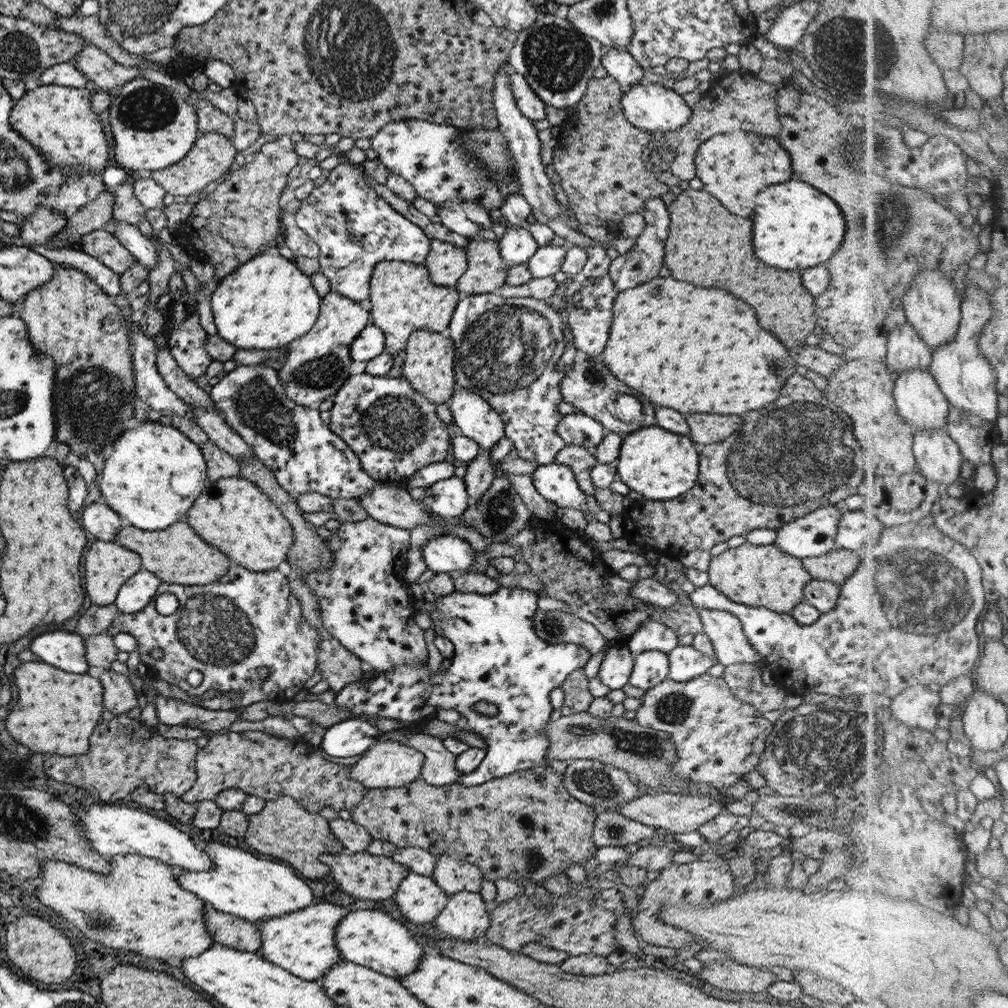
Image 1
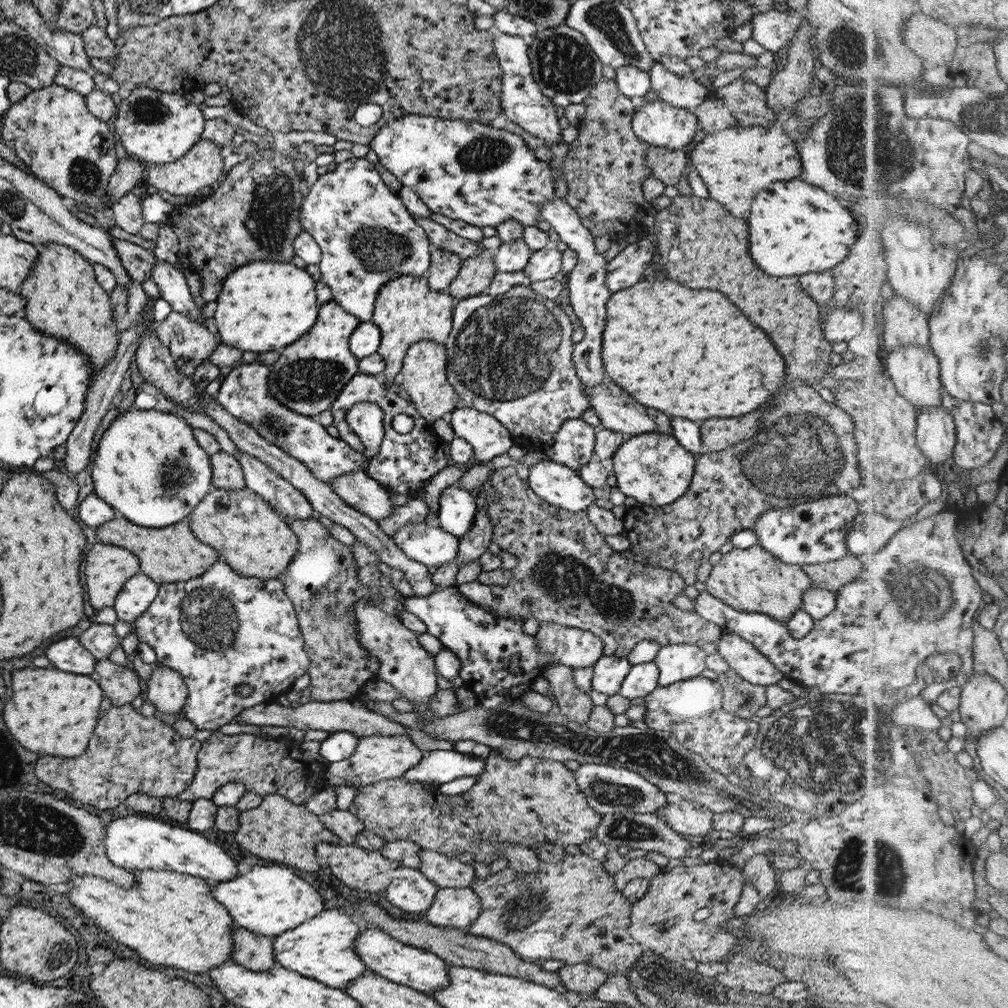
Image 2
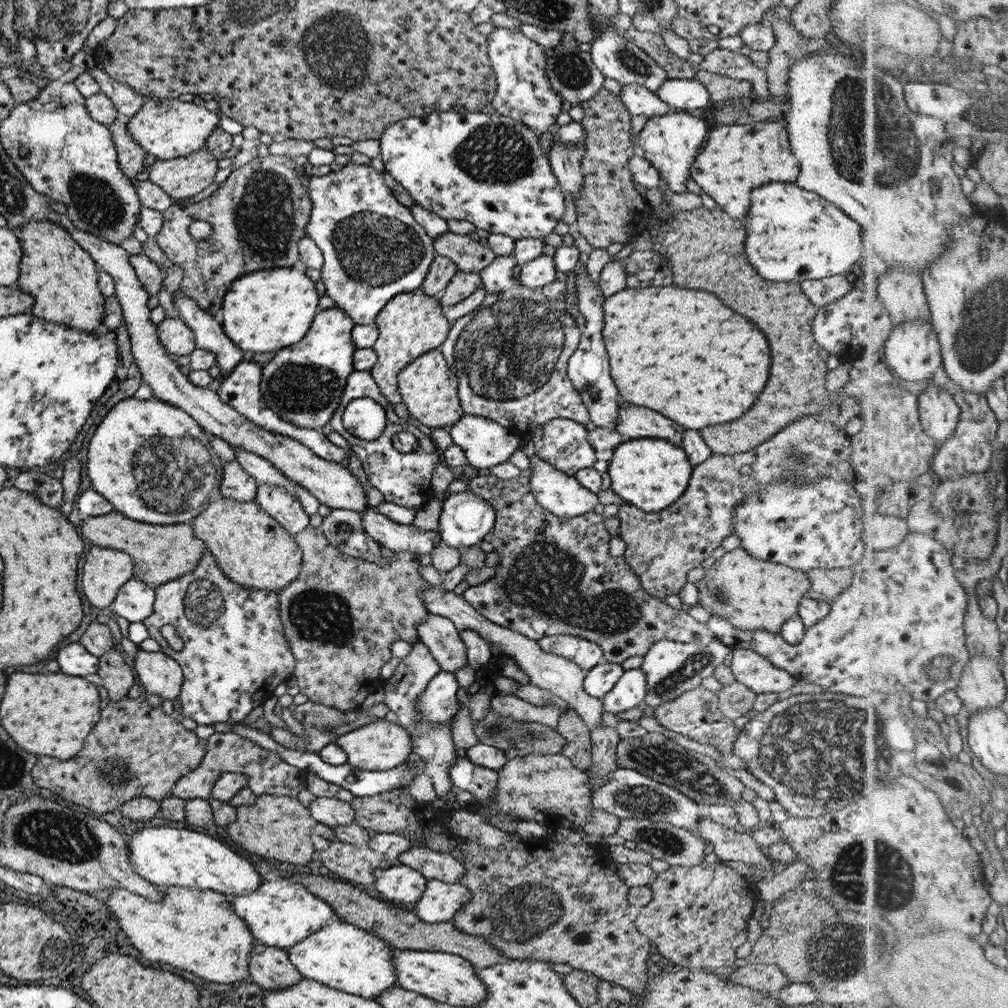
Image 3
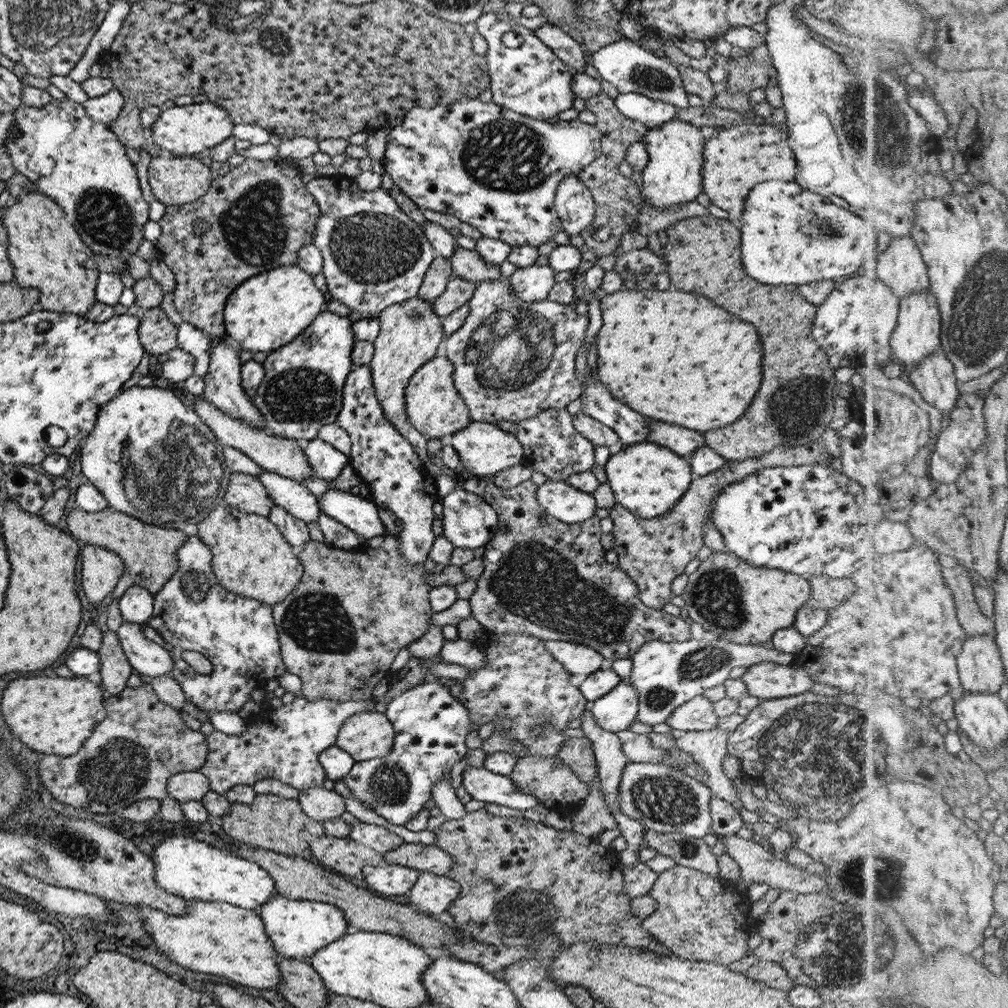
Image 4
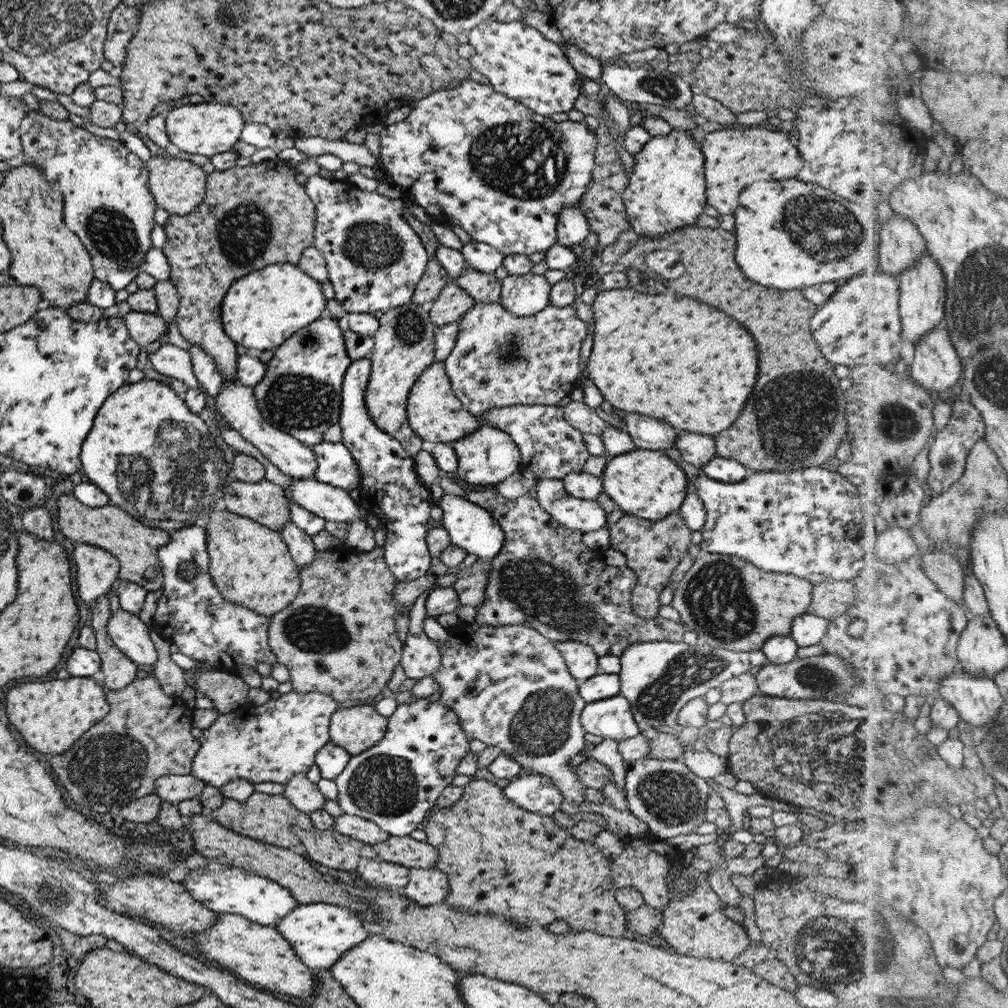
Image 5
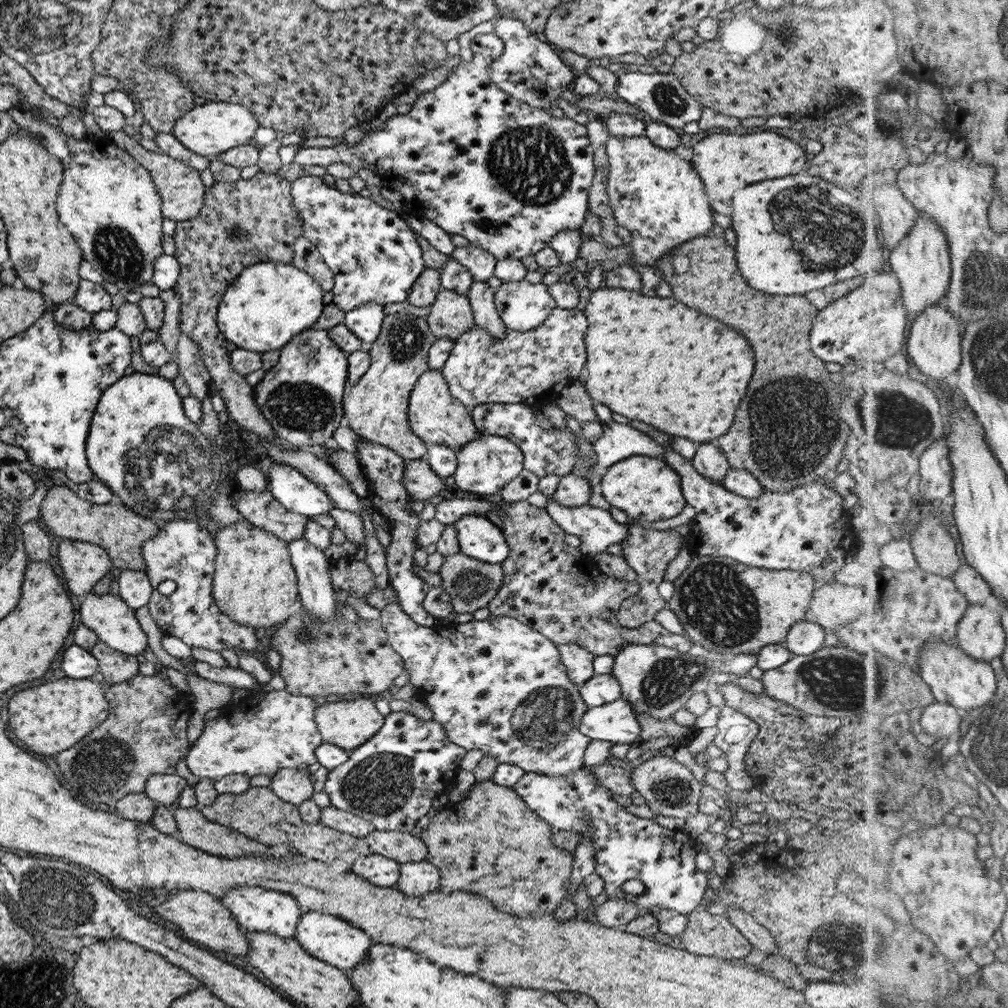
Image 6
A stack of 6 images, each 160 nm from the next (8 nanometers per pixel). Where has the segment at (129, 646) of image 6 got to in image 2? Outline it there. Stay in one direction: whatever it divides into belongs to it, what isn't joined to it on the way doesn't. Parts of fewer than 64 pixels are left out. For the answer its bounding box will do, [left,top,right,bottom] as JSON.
[145,665,186,714]

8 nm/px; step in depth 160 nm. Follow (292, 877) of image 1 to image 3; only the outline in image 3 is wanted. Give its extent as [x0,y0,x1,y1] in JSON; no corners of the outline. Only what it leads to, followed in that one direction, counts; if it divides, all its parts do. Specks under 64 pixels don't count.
[227,877,335,950]

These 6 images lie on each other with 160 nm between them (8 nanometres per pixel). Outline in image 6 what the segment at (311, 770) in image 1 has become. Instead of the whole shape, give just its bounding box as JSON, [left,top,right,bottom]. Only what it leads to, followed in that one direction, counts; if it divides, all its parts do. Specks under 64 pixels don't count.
[143,774,186,806]

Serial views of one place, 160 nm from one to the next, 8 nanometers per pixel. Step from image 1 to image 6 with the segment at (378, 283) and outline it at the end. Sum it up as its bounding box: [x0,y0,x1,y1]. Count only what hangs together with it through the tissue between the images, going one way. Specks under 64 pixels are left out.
[343,312,434,462]

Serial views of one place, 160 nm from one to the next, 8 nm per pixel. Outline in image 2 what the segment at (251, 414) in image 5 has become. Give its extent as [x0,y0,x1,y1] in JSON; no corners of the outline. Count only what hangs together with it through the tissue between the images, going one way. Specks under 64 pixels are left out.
[150,259,211,325]

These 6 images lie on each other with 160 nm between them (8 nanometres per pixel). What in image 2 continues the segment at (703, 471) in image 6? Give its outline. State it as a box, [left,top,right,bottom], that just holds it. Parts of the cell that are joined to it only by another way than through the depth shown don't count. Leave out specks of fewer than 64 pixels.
[582,378,672,436]

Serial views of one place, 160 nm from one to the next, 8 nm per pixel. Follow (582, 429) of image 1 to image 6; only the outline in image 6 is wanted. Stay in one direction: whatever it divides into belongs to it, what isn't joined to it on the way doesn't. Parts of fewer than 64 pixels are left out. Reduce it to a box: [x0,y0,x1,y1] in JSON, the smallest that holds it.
[470,403,580,478]

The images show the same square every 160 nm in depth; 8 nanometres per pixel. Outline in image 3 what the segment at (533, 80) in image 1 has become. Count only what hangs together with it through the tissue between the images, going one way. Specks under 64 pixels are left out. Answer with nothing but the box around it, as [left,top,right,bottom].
[543,33,604,105]

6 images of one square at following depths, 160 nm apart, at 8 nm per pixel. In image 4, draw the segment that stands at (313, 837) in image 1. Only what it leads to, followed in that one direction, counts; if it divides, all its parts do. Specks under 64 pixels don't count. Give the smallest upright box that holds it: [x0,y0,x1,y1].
[221,794,308,857]

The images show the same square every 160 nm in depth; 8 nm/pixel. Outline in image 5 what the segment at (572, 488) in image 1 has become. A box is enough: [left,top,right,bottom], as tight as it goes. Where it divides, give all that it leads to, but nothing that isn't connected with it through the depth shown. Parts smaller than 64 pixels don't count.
[535,479,607,534]

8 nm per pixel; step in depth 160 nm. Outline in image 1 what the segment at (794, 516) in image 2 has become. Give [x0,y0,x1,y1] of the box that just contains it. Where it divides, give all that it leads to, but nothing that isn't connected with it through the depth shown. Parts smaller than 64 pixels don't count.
[774,505,849,560]

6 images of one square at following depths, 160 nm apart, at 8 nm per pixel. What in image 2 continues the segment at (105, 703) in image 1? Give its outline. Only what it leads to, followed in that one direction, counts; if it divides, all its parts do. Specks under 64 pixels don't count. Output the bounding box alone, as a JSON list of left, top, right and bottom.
[94,658,143,707]

